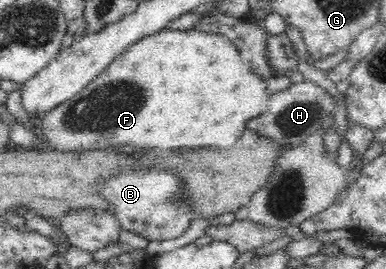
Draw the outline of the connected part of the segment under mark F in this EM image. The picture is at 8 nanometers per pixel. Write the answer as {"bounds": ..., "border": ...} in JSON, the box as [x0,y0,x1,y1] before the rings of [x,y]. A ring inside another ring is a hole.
{"bounds":[37,28,273,151],"border":[[[166,28],[162,33],[153,34],[138,44],[134,44],[123,56],[114,60],[106,71],[102,72],[92,84],[85,90],[82,90],[71,100],[61,103],[52,111],[43,114],[37,118],[37,124],[40,126],[38,135],[43,137],[50,146],[56,151],[74,150],[76,148],[98,148],[98,146],[110,146],[110,144],[138,144],[146,148],[194,148],[194,146],[232,146],[236,144],[242,134],[246,132],[246,126],[252,120],[258,119],[263,113],[267,112],[266,104],[273,98],[272,90],[260,74],[253,70],[253,66],[245,61],[237,45],[229,36],[222,33],[213,33],[202,29],[194,28],[188,30],[170,30]]]}

